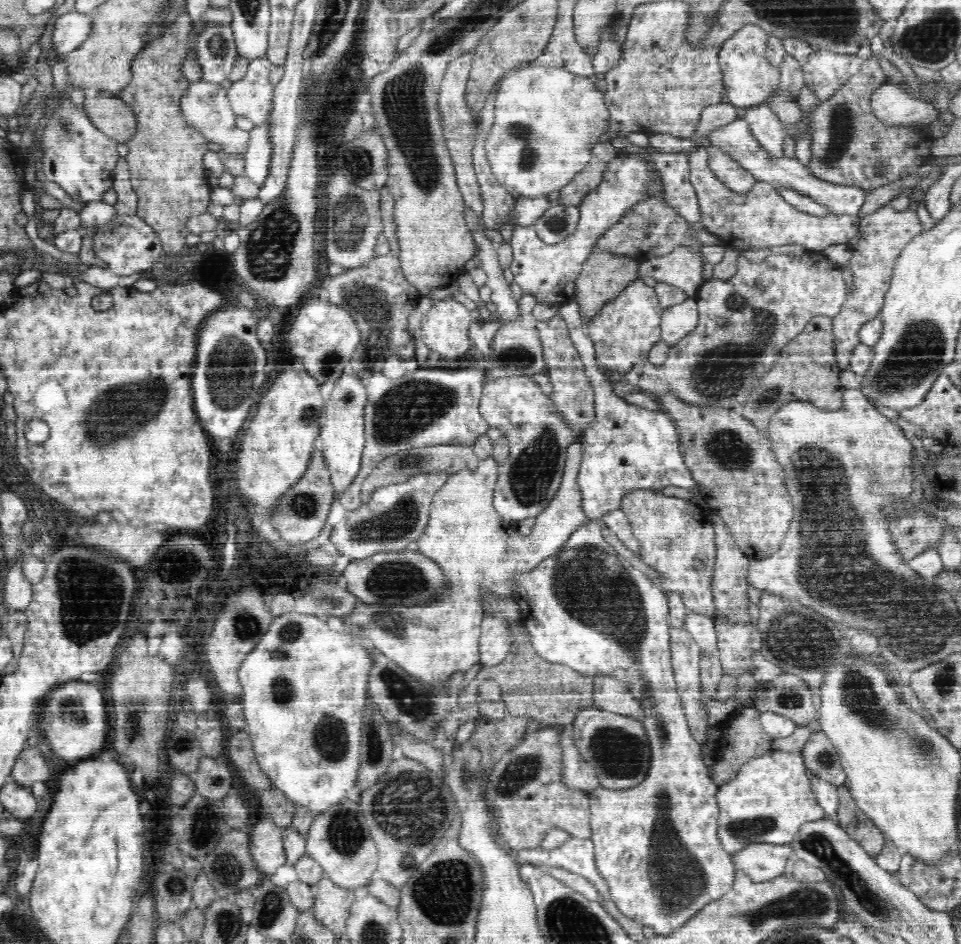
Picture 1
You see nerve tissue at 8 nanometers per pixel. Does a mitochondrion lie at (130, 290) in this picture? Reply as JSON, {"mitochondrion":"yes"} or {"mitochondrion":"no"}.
{"mitochondrion":"no"}

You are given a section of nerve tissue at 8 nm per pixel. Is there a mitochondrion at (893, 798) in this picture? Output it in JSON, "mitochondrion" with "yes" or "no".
{"mitochondrion":"no"}

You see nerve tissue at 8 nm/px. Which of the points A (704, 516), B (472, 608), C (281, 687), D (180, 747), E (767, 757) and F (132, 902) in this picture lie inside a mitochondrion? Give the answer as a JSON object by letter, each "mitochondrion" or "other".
{"A":"other","B":"other","C":"mitochondrion","D":"mitochondrion","E":"other","F":"other"}

